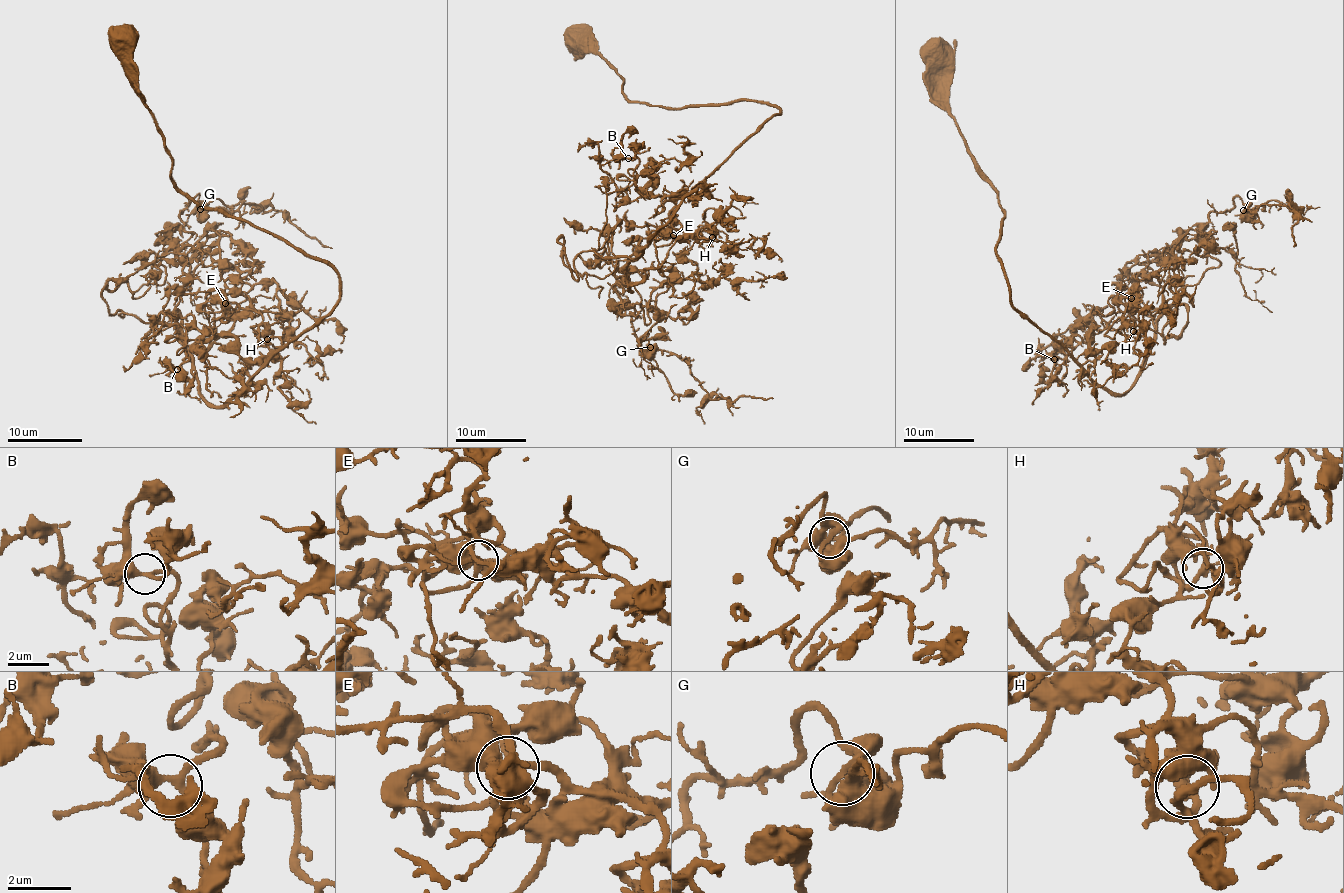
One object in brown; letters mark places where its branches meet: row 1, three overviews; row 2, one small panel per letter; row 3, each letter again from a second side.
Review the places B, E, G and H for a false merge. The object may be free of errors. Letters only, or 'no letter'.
no letter

